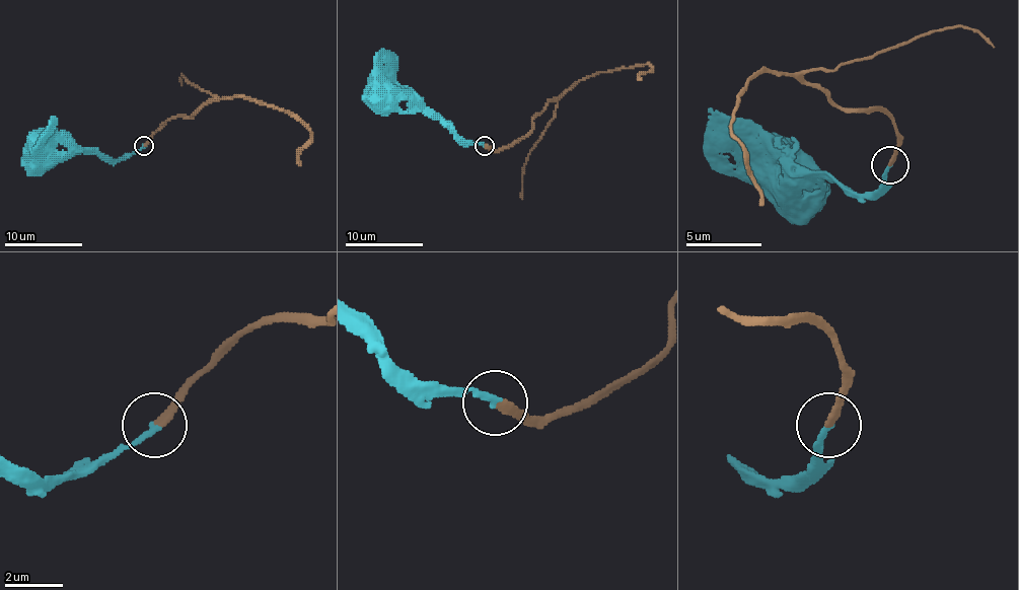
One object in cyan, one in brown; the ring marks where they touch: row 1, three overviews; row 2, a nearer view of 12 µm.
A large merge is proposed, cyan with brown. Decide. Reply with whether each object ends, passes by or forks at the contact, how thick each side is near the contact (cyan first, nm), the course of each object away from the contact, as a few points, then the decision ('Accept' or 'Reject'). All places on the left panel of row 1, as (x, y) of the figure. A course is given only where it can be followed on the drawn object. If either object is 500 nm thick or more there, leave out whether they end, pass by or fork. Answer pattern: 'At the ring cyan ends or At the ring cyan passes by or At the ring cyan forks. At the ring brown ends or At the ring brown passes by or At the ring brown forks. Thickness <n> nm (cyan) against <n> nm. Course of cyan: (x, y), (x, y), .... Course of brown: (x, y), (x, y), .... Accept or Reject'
At the ring cyan ends. At the ring brown ends. Thickness 200 nm (cyan) against 240 nm. Course of cyan: (144, 146), (119, 159), (103, 159), (97, 153), (43, 159), (39, 153). Course of brown: (144, 146), (162, 126), (209, 100), (246, 97), (289, 111), (310, 132), (300, 165). Accept

